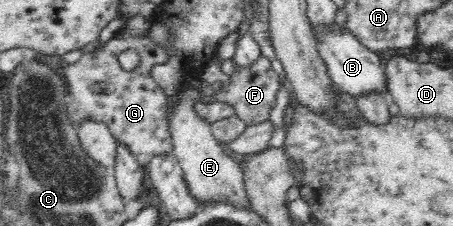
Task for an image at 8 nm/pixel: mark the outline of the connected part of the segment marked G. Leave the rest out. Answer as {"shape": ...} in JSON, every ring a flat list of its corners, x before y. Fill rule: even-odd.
{"shape":[[120,32,104,48,84,53,76,64,62,67,69,90,70,119,74,124,80,124,88,117,105,122,114,138,128,145,143,168,147,168,153,154,171,153,172,150,164,107,165,93,152,78,151,72,154,66,166,64,168,57,145,37,146,34,130,38],[127,50,135,50,140,55,140,66,132,71,123,70,118,65,119,56]]}

